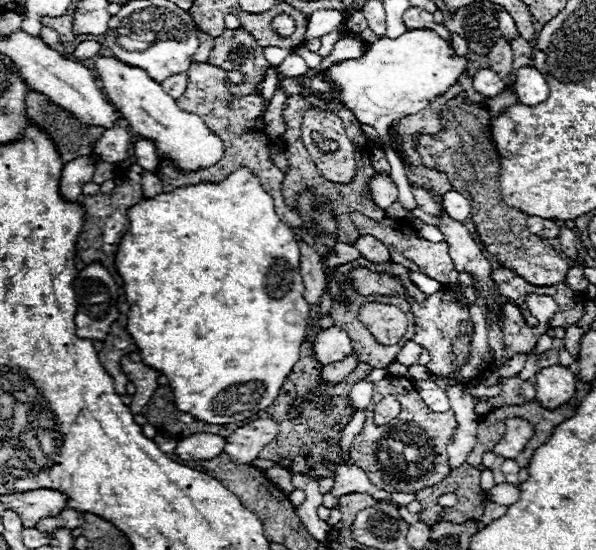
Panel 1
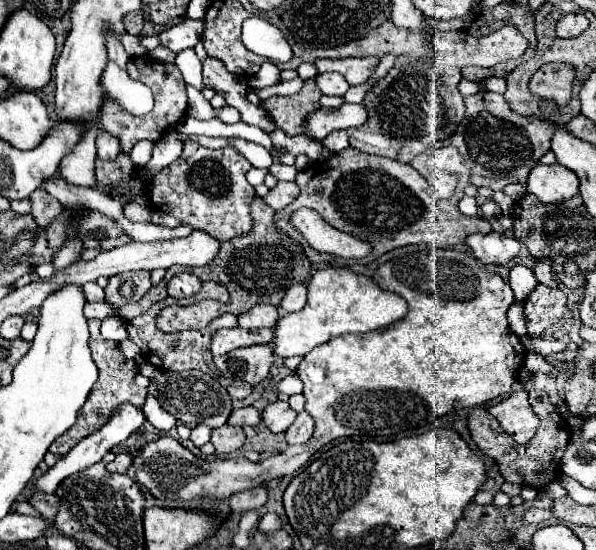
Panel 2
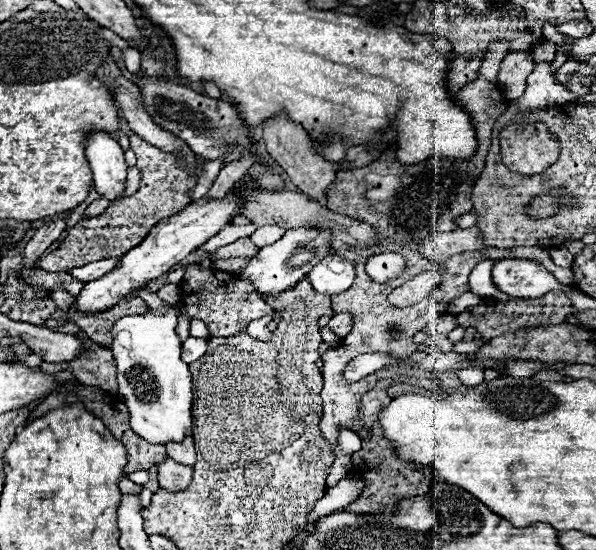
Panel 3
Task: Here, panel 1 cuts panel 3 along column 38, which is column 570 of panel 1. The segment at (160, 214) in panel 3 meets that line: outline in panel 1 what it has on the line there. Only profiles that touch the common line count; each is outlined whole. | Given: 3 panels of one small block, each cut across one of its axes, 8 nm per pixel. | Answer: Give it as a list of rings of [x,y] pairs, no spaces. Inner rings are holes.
[[[460,94],[442,106],[440,118],[444,122],[444,128],[438,134],[416,138],[416,150],[426,168],[448,174],[452,188],[468,198],[474,228],[480,236],[480,242],[484,244],[484,250],[490,254],[490,258],[494,258],[504,268],[514,270],[514,274],[522,276],[528,284],[560,284],[566,272],[572,268],[570,258],[564,258],[560,252],[556,252],[544,238],[530,234],[526,228],[526,214],[502,200],[498,188],[500,154],[490,138],[492,116],[484,108],[484,104],[466,104],[464,94]]]

